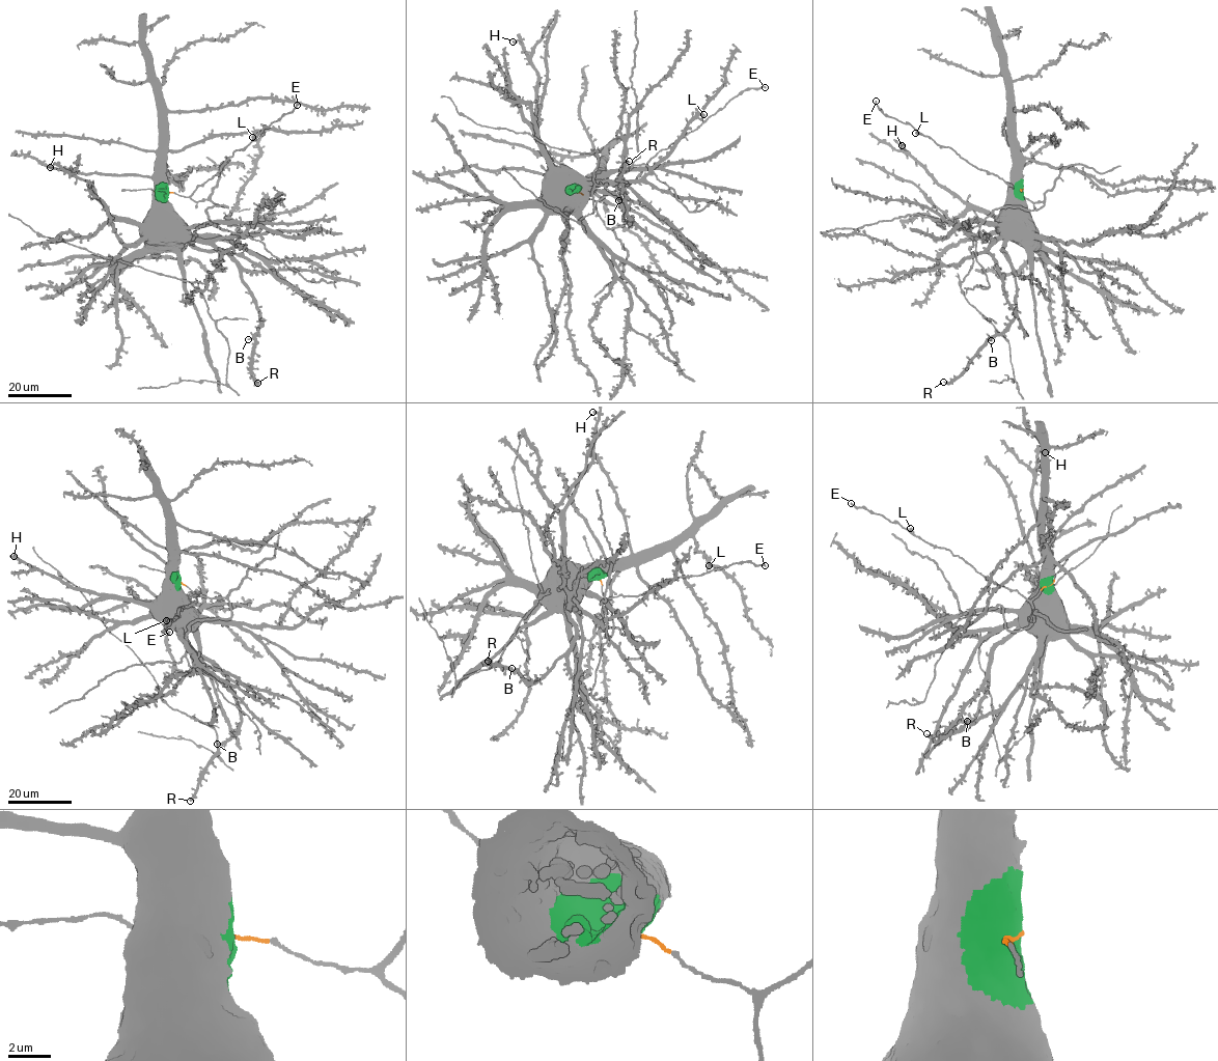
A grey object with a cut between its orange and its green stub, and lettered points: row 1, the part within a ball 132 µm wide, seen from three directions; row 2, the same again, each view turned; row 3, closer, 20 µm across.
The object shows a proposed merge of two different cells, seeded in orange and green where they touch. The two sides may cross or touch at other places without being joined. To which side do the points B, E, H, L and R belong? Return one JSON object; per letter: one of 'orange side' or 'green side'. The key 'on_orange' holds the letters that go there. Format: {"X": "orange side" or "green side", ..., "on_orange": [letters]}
{"B": "green side", "E": "orange side", "H": "green side", "L": "orange side", "R": "green side", "on_orange": ["E", "L"]}

